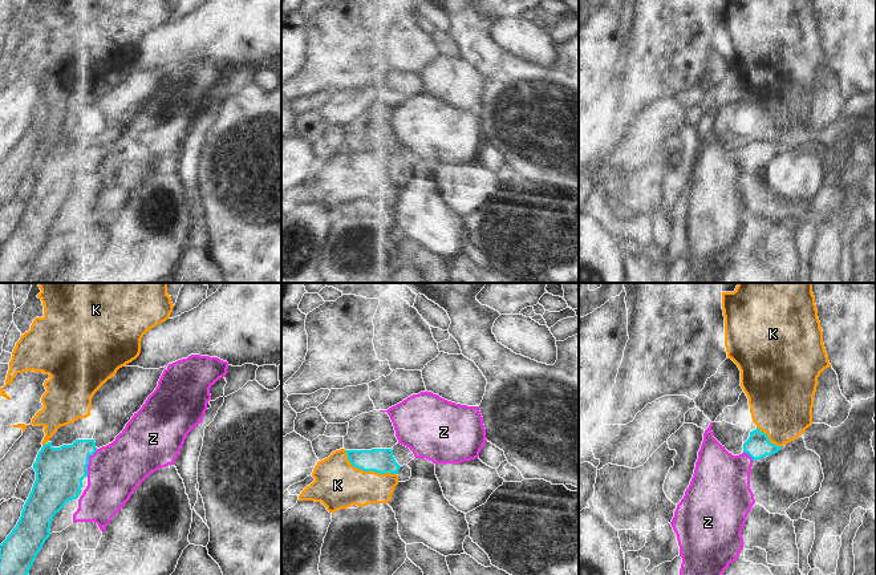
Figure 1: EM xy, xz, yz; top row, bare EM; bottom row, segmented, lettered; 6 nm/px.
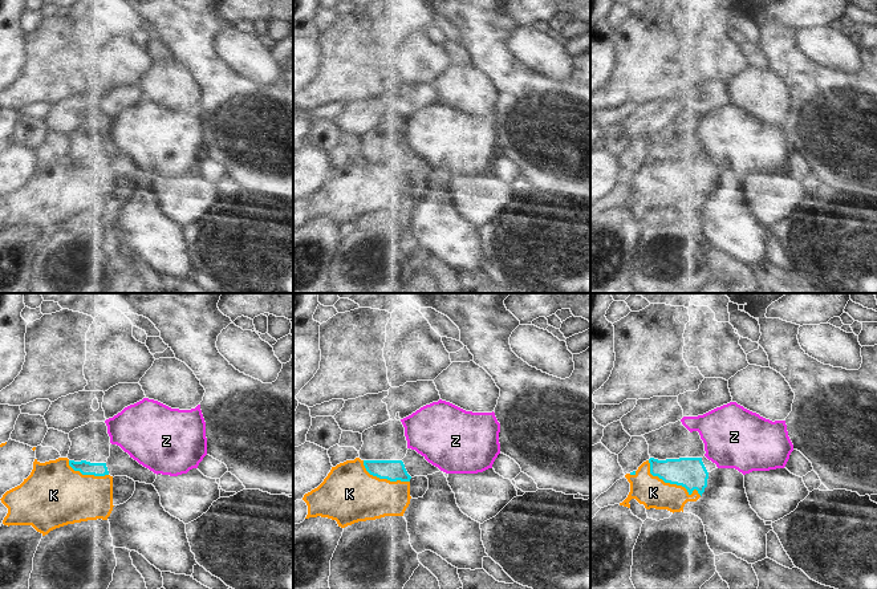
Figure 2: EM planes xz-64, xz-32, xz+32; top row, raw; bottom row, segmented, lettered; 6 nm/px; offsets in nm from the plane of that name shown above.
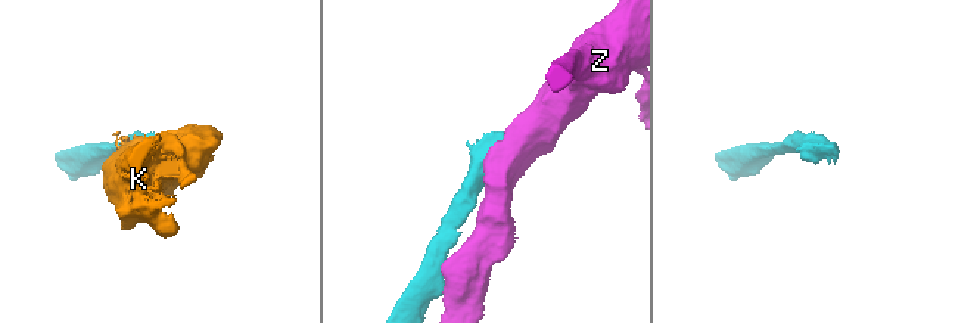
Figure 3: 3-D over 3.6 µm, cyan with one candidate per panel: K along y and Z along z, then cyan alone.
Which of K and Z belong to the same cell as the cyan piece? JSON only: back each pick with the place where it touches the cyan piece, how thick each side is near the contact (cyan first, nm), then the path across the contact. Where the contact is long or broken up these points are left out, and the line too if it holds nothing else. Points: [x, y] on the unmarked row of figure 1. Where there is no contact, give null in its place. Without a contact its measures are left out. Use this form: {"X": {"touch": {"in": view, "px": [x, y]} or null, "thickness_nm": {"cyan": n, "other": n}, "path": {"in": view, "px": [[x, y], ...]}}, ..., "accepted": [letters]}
{"K": {"touch": {"in": "xz", "px": [368, 173]}, "thickness_nm": {"cyan": 150, "other": 300}}, "accepted": ["K"]}

